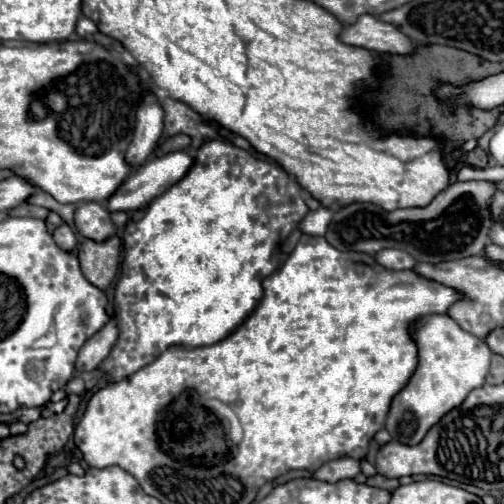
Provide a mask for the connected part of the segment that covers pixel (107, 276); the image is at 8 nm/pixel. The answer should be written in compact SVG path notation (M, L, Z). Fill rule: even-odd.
M117 236L105 242L85 240L81 244L81 272L83 276L101 290L107 290L115 280L121 262L121 240Z

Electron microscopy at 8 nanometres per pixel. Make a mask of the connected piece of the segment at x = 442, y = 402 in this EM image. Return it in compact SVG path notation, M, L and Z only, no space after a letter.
M429 314L413 320L409 334L417 346L419 364L407 386L393 398L385 428L393 440L413 446L423 440L427 430L439 422L443 414L457 408L471 390L483 386L489 372L491 350L481 338L465 332L447 314Z

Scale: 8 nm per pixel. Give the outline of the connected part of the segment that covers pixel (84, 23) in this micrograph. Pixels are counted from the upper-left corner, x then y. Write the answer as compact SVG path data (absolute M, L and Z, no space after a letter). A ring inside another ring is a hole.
M81 16L79 22L77 22L77 34L79 34L81 38L85 38L85 40L91 40L95 32L97 32L97 24L95 24L93 20Z

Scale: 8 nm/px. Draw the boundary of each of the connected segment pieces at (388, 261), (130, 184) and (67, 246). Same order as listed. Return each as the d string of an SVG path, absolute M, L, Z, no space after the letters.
M387 248L387 250L381 250L375 260L387 268L387 270L413 270L417 260L413 260L413 256L409 256L407 252L401 252L401 250L395 250L395 248Z
M171 152L165 154L161 158L153 158L147 164L143 164L141 168L137 168L119 188L117 192L105 202L109 212L131 212L131 210L139 210L145 208L149 202L153 202L157 196L161 196L161 192L165 192L169 186L173 186L175 182L179 182L189 166L193 164L193 158L187 152Z
M61 224L61 226L55 228L53 240L57 242L59 248L63 248L63 250L67 250L67 252L71 252L71 250L75 248L75 244L77 244L77 238L75 238L73 230L71 230L67 224Z

